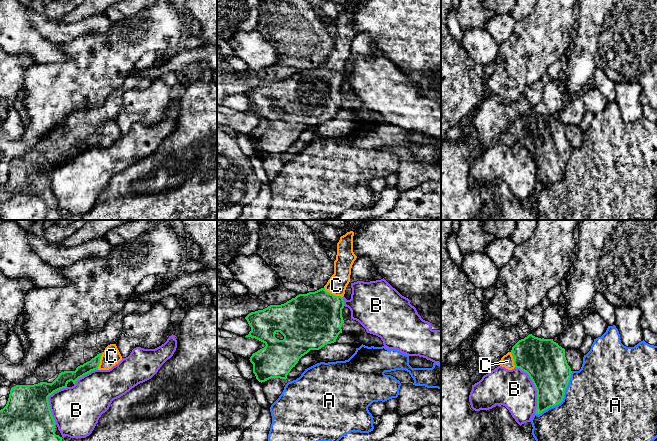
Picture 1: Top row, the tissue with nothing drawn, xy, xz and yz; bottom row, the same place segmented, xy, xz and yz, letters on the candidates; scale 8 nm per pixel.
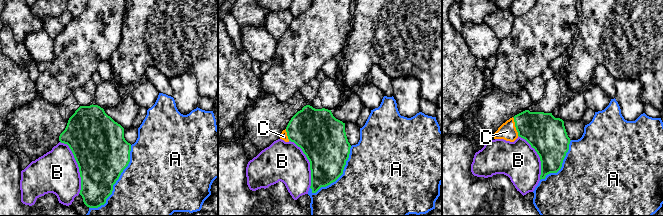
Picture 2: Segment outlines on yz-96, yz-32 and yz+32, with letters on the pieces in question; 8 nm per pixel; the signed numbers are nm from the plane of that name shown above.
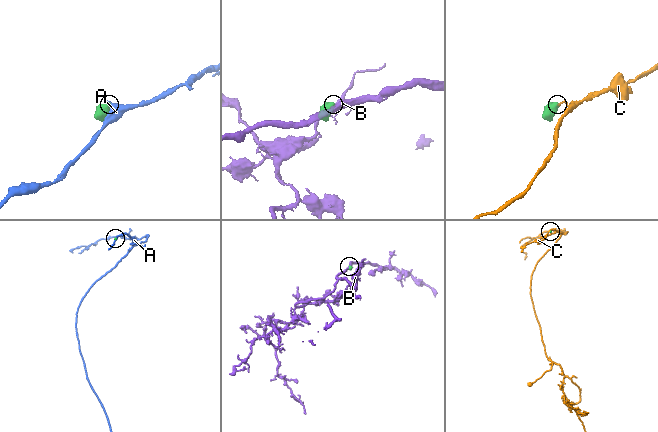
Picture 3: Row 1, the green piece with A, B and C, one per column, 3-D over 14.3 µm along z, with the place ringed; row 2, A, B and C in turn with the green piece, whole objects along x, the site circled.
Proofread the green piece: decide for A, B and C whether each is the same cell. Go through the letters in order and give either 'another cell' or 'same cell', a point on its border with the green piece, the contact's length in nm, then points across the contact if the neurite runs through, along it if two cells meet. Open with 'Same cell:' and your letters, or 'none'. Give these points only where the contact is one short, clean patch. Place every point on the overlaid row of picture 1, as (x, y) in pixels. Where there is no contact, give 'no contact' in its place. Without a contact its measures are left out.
Same cell: C
A: another cell; contact yz (562, 399); length 460 nm
B: another cell; contact yz (535, 387); length 420 nm
C: same cell; contact xz (332, 294); length 170 nm; way xz (314, 319), (321, 312), (332, 294), (336, 285)

